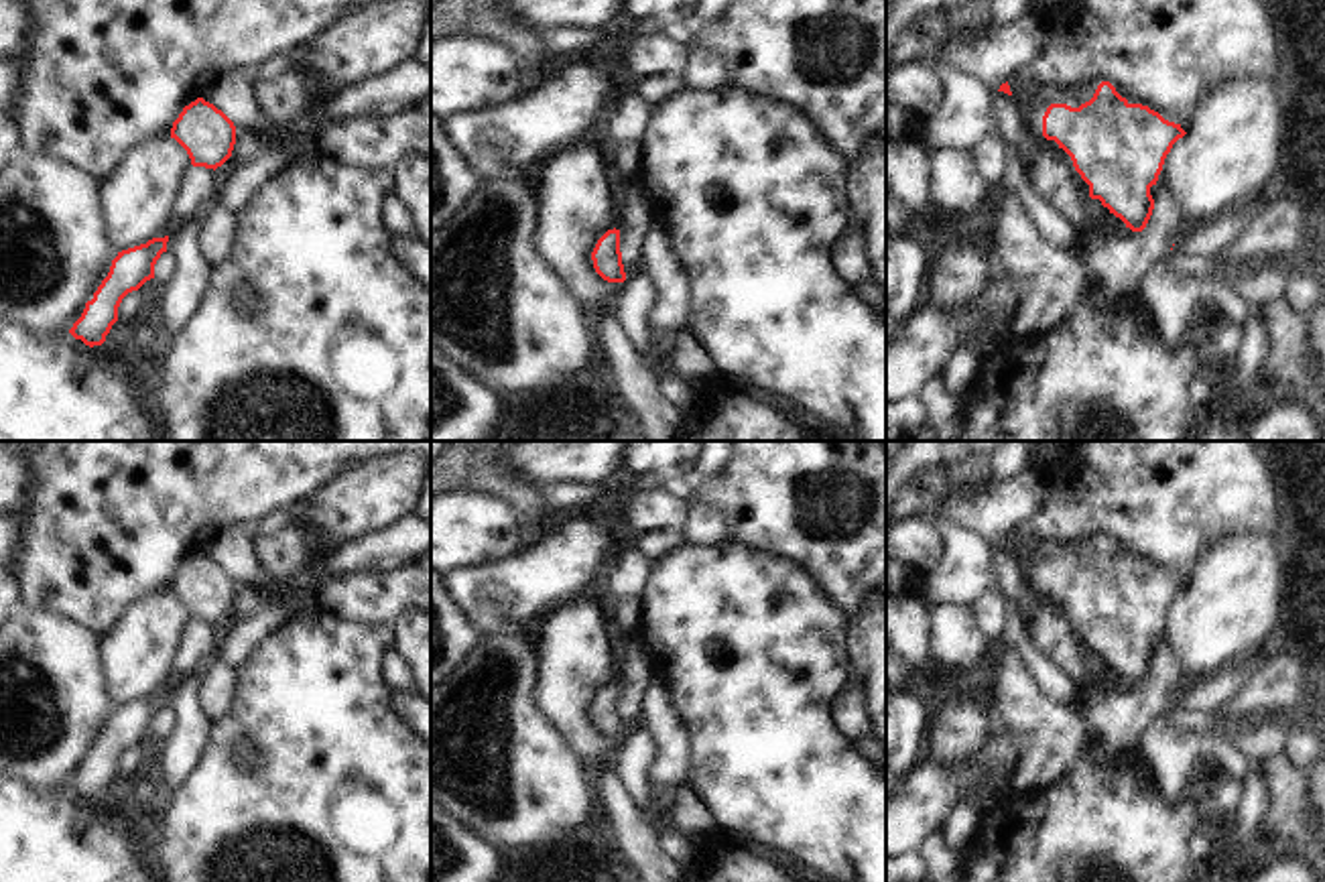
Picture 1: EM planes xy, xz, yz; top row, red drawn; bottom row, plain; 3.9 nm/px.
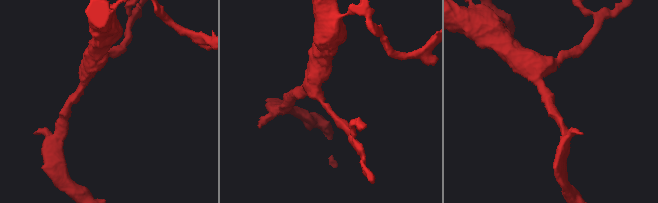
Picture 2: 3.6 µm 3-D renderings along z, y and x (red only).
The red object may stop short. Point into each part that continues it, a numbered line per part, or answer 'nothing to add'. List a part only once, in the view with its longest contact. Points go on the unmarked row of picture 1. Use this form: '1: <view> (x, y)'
nothing to add

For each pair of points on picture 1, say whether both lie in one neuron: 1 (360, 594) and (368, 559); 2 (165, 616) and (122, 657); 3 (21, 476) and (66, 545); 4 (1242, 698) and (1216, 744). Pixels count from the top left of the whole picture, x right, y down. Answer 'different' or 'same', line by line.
1: different
2: same
3: different
4: different

